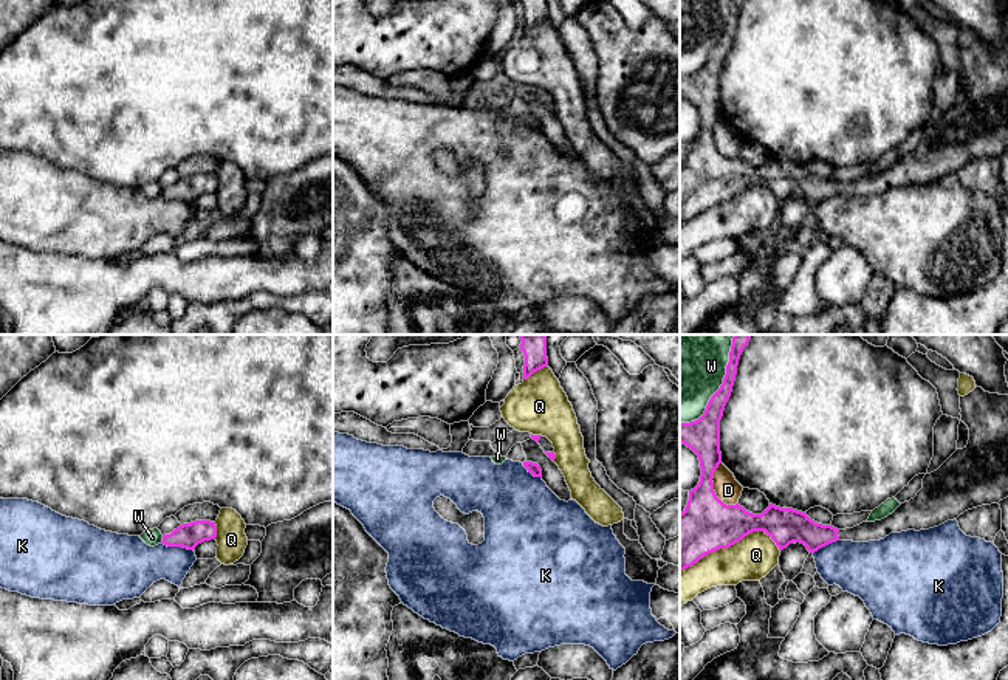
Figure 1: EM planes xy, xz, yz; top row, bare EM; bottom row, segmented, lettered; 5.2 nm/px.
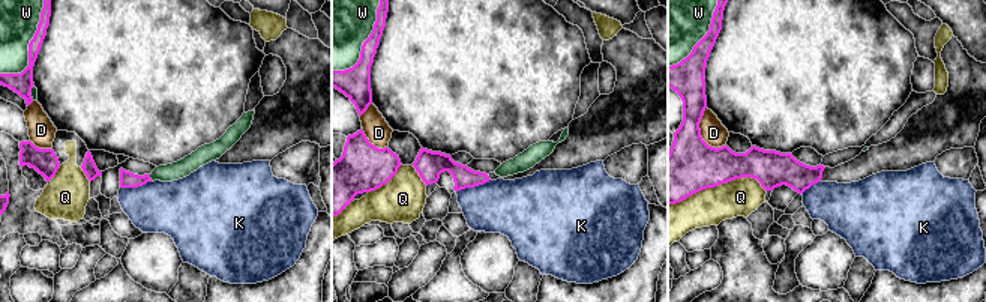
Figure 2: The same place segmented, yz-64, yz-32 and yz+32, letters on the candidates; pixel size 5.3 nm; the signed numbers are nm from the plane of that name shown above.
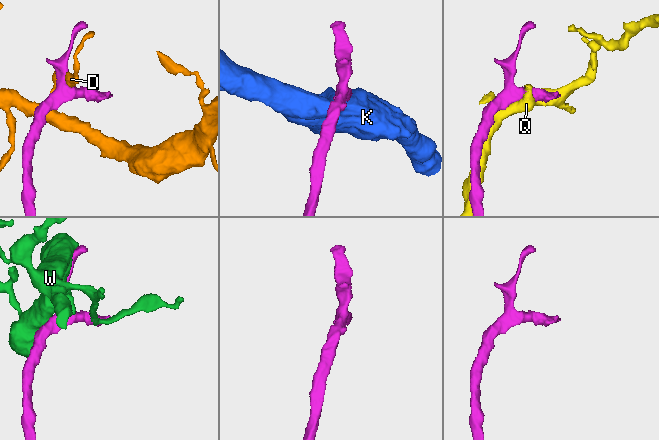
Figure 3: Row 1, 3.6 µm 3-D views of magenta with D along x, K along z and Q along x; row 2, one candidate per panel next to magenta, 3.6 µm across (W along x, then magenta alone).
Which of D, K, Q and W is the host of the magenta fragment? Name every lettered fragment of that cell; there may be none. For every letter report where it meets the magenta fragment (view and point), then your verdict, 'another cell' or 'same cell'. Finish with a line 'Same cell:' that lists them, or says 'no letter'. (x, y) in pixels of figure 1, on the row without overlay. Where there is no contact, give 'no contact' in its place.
D: yz (713, 141) | another cell
K: xy (177, 199) | another cell
Q: yz (730, 199) | another cell
W: yz (716, 45) | another cell
Same cell: no letter

